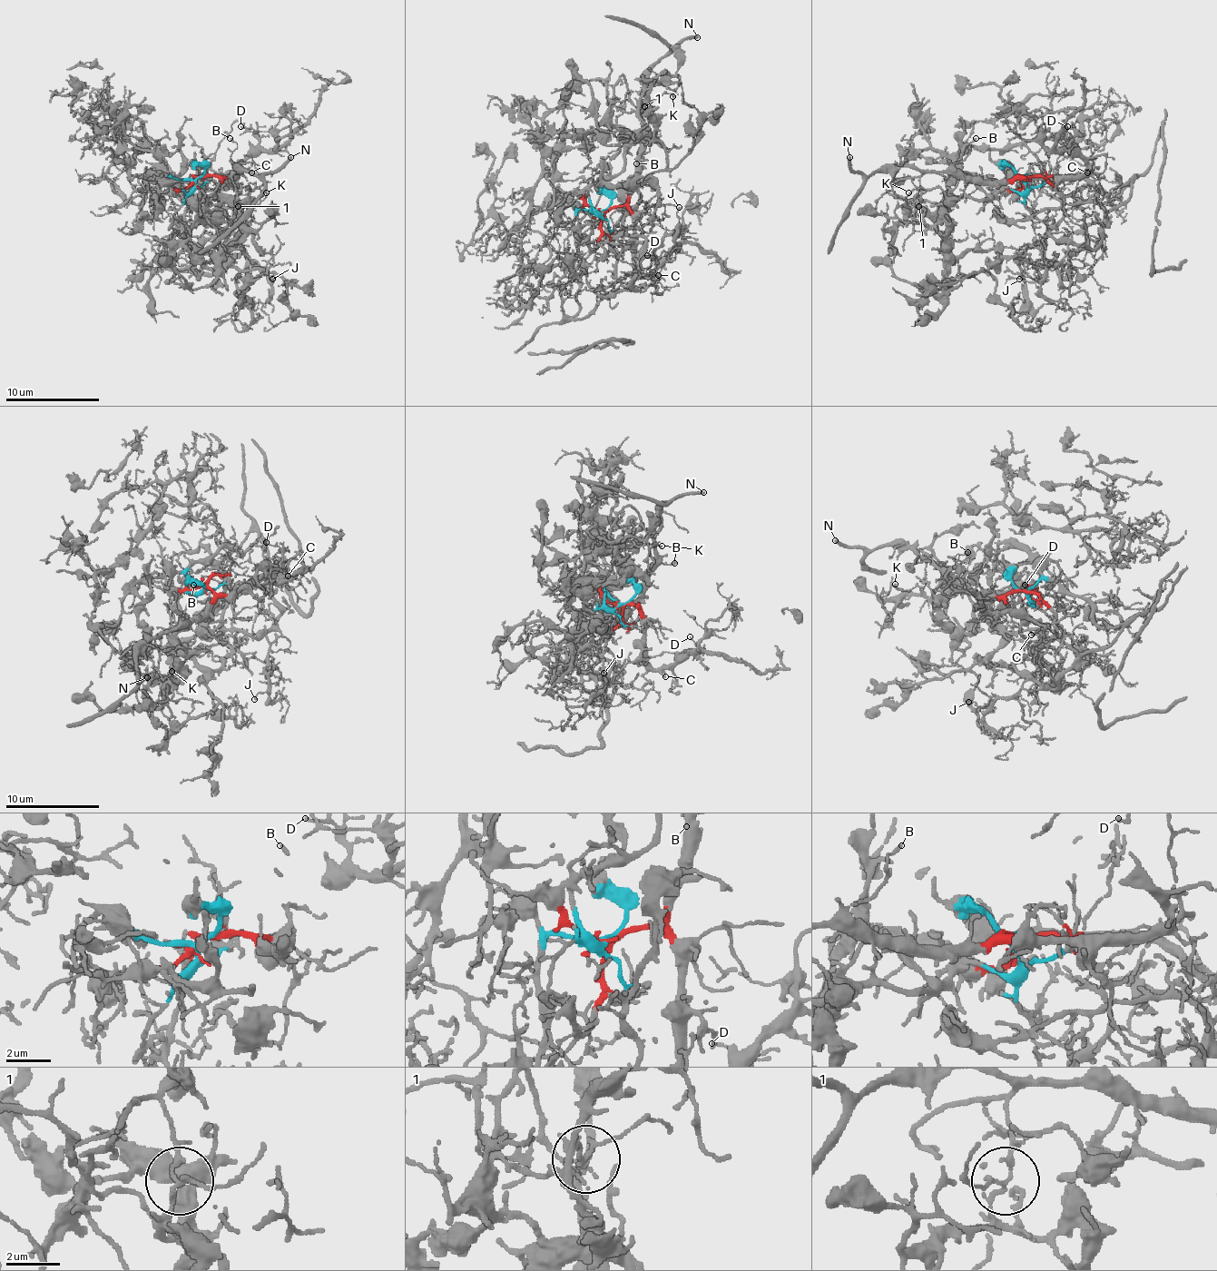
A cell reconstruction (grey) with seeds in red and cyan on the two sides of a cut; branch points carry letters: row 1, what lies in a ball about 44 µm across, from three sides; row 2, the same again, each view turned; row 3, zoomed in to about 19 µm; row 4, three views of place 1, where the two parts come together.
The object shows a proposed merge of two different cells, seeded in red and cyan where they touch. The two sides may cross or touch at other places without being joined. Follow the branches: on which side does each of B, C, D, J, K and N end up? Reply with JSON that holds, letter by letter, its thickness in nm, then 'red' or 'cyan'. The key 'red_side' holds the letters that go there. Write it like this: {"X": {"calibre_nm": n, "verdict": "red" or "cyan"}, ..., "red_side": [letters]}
{"B": {"calibre_nm": 120, "verdict": "red"}, "C": {"calibre_nm": 110, "verdict": "red"}, "D": {"calibre_nm": 90, "verdict": "red"}, "J": {"calibre_nm": 110, "verdict": "cyan"}, "K": {"calibre_nm": 100, "verdict": "red"}, "N": {"calibre_nm": 240, "verdict": "red"}, "red_side": ["B", "C", "D", "K", "N"]}

